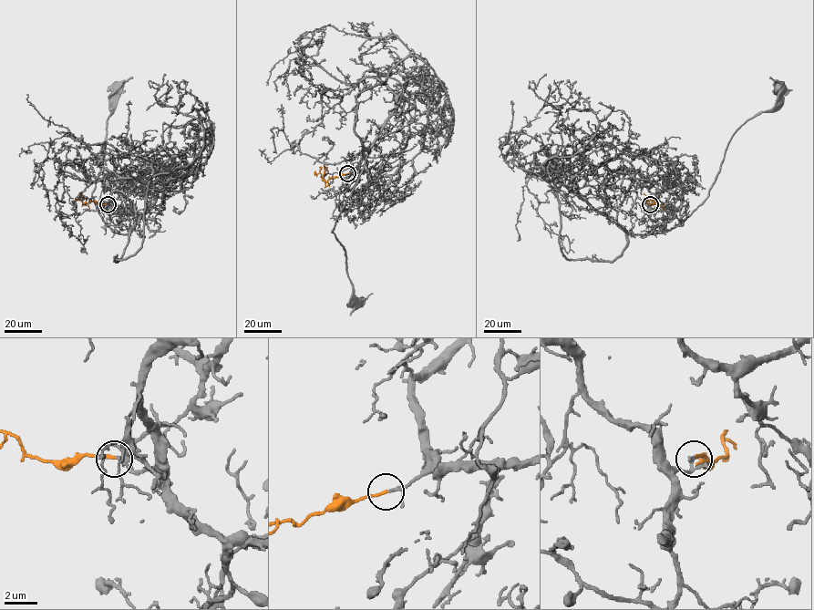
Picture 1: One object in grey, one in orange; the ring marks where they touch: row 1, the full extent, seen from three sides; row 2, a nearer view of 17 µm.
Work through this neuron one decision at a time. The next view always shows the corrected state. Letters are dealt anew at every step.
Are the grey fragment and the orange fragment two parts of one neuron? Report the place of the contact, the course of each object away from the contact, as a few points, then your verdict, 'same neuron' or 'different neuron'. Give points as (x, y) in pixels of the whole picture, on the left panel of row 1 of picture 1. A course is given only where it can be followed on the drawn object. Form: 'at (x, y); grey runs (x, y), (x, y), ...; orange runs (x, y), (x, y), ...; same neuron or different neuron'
at (108, 204); grey runs (108, 204), (120, 191), (133, 205), (135, 222), (127, 233), (105, 222), (92, 196), (115, 88); orange runs (108, 204), (91, 201), (83, 204), (79, 192); same neuron

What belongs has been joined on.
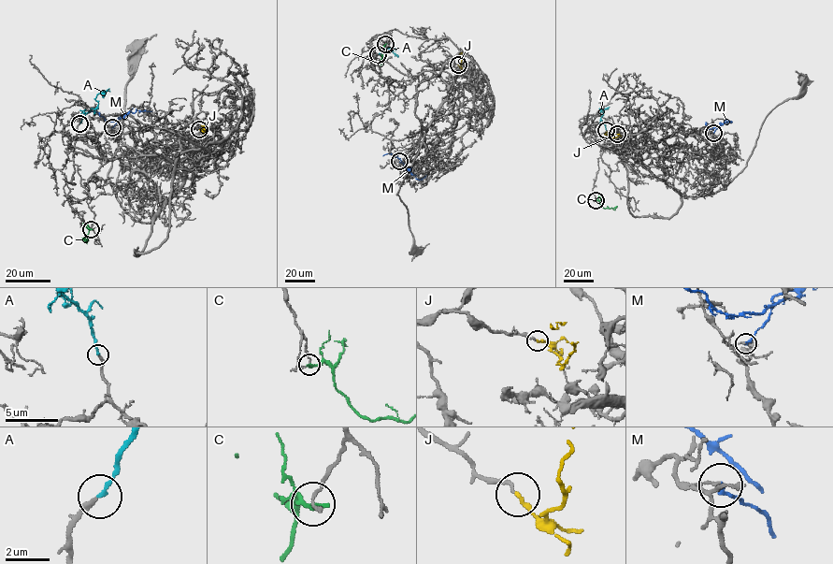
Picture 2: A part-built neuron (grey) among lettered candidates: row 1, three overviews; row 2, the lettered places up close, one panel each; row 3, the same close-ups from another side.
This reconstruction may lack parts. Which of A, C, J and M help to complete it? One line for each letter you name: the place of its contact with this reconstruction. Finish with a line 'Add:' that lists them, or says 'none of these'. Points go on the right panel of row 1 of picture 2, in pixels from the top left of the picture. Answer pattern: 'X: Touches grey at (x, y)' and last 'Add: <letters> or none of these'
A: Touches grey at (606, 130)
J: Touches grey at (617, 134)
Add: A, J

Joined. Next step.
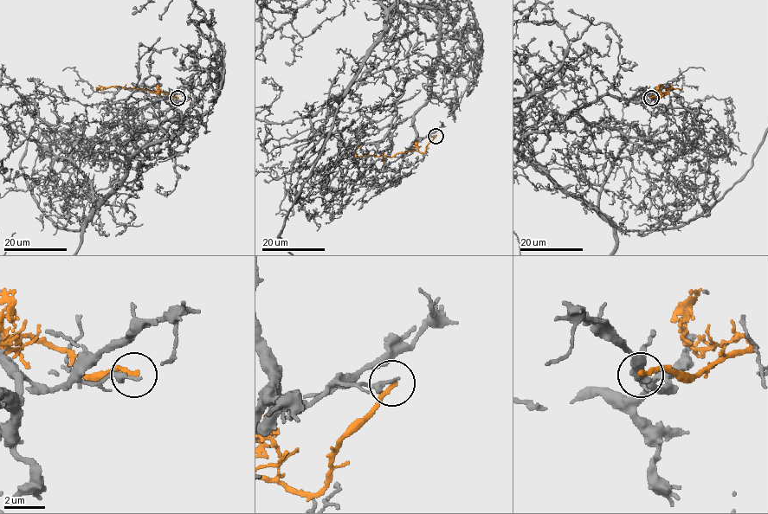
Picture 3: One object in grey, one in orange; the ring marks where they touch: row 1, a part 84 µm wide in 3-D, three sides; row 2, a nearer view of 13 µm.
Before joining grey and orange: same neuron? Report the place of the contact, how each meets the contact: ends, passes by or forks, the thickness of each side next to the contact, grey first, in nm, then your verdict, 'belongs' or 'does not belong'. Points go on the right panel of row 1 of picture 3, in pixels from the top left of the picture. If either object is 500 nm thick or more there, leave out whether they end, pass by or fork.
at (651, 98); grey ends there; orange ends there; 320 nm thick on the grey side, 240 nm on the other; does not belong

